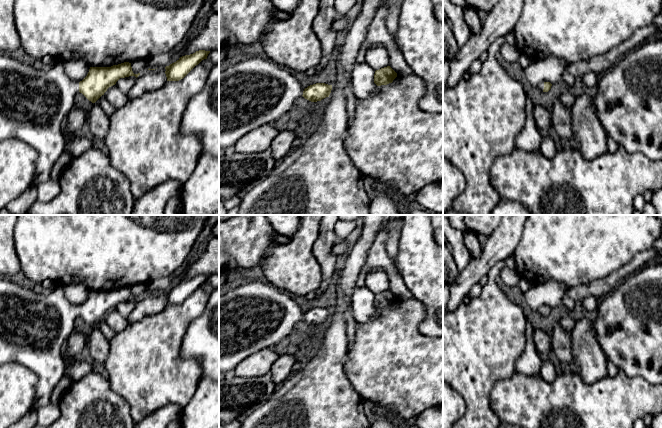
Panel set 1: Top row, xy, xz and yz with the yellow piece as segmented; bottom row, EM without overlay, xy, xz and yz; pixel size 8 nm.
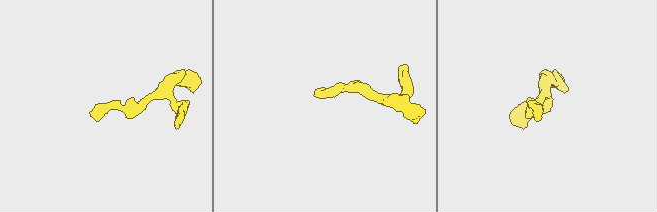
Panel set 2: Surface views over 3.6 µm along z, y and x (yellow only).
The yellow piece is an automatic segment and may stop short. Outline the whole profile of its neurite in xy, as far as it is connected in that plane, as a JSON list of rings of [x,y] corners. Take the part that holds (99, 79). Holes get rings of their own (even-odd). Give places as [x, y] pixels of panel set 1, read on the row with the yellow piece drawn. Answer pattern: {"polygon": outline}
{"polygon": [[[0,53],[0,141],[19,139],[38,153],[34,176],[34,186],[51,178],[52,168],[63,154],[67,139],[63,133],[63,121],[74,108],[75,95],[80,92],[89,101],[95,103],[107,89],[116,84],[120,78],[140,75],[134,74],[131,63],[124,62],[111,67],[90,67],[87,76],[80,82],[73,81],[65,72],[62,61],[57,61],[49,70],[38,70],[29,64],[22,63],[8,54]]]}

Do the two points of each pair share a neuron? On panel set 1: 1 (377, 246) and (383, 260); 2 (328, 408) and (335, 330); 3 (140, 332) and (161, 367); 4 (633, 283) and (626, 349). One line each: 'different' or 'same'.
1: same
2: same
3: same
4: same

